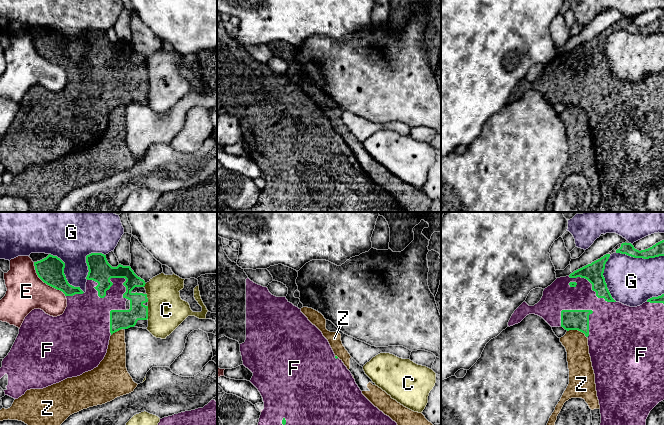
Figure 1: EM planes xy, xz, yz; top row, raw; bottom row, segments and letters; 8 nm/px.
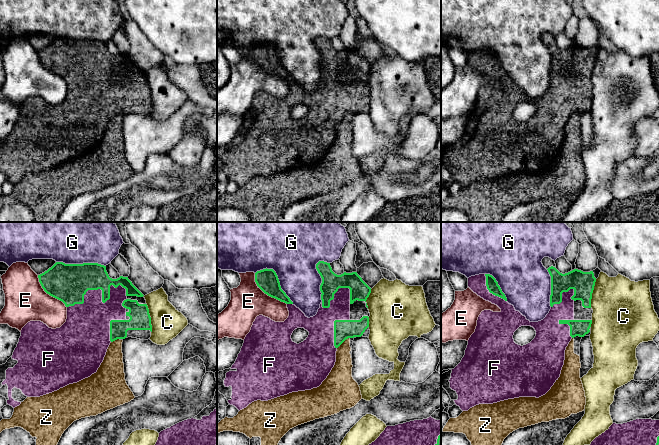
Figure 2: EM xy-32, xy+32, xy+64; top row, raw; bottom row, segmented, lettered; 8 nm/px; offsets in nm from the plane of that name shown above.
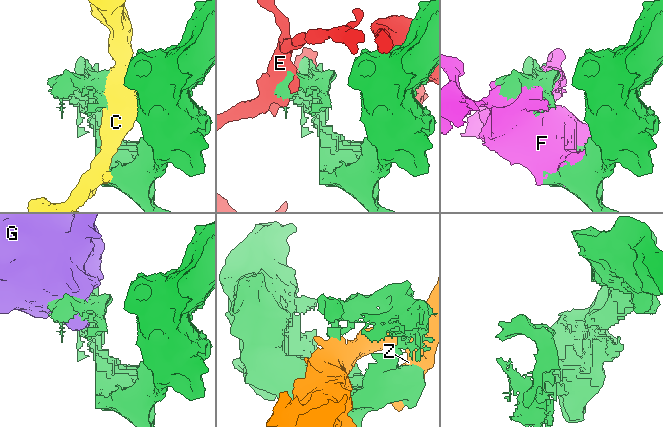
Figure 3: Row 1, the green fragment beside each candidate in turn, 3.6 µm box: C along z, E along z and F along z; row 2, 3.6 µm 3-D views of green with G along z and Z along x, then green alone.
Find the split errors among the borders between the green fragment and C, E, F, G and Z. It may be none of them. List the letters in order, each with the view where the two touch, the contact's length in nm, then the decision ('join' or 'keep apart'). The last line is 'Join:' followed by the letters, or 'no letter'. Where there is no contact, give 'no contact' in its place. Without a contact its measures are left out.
C: contact in xy; length 110 nm; keep apart
E: contact in xy; length 380 nm; keep apart
F: contact in xy; length 360 nm; join
G: contact in xy; length 420 nm; keep apart
Z: contact in yz; length 170 nm; keep apart
Join: F

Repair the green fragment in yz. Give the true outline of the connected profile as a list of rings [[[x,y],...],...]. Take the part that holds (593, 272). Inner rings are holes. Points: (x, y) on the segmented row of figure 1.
[[[610,254],[588,264],[566,277],[557,278],[544,289],[541,300],[534,306],[523,302],[512,314],[508,326],[520,323],[527,315],[542,317],[551,327],[578,330],[588,338],[589,354],[595,374],[600,405],[600,425],[646,425],[650,411],[664,400],[664,294],[652,297],[637,307],[616,302],[603,276]]]

